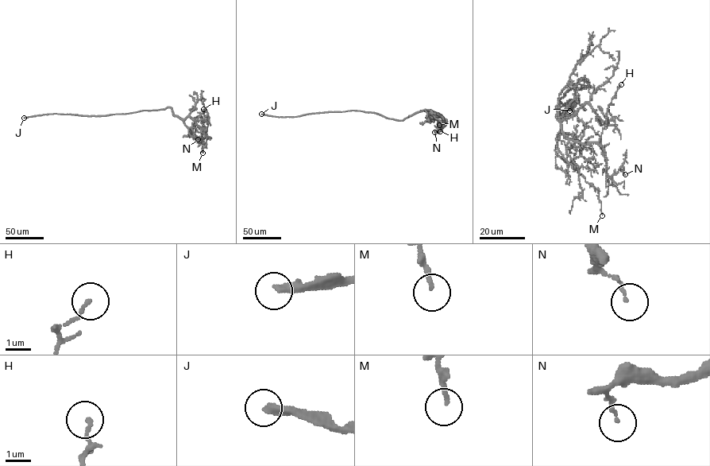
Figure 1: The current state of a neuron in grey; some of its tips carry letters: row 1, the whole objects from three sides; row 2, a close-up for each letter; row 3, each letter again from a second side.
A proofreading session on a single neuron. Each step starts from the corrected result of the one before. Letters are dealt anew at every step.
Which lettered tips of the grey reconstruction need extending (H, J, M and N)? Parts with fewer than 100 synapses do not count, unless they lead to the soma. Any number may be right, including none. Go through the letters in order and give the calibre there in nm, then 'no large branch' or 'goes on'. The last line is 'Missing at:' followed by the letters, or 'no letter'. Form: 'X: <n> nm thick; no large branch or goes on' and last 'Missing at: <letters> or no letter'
H: 140 nm thick; no large branch
J: 320 nm thick; goes on
M: 170 nm thick; no large branch
N: 120 nm thick; no large branch
Missing at: J

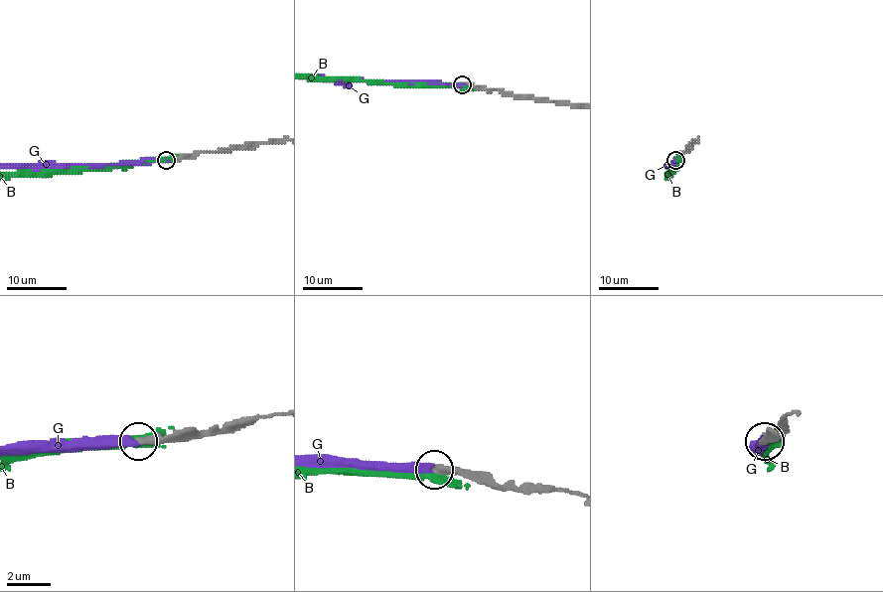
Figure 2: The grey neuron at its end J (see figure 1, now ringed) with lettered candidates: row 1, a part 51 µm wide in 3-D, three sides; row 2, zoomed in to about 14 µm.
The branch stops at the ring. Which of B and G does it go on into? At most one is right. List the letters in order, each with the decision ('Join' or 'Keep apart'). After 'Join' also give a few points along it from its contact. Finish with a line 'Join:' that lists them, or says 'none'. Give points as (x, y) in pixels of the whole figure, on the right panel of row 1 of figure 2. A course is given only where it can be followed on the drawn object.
B: Keep apart
G: Join
Join: G

